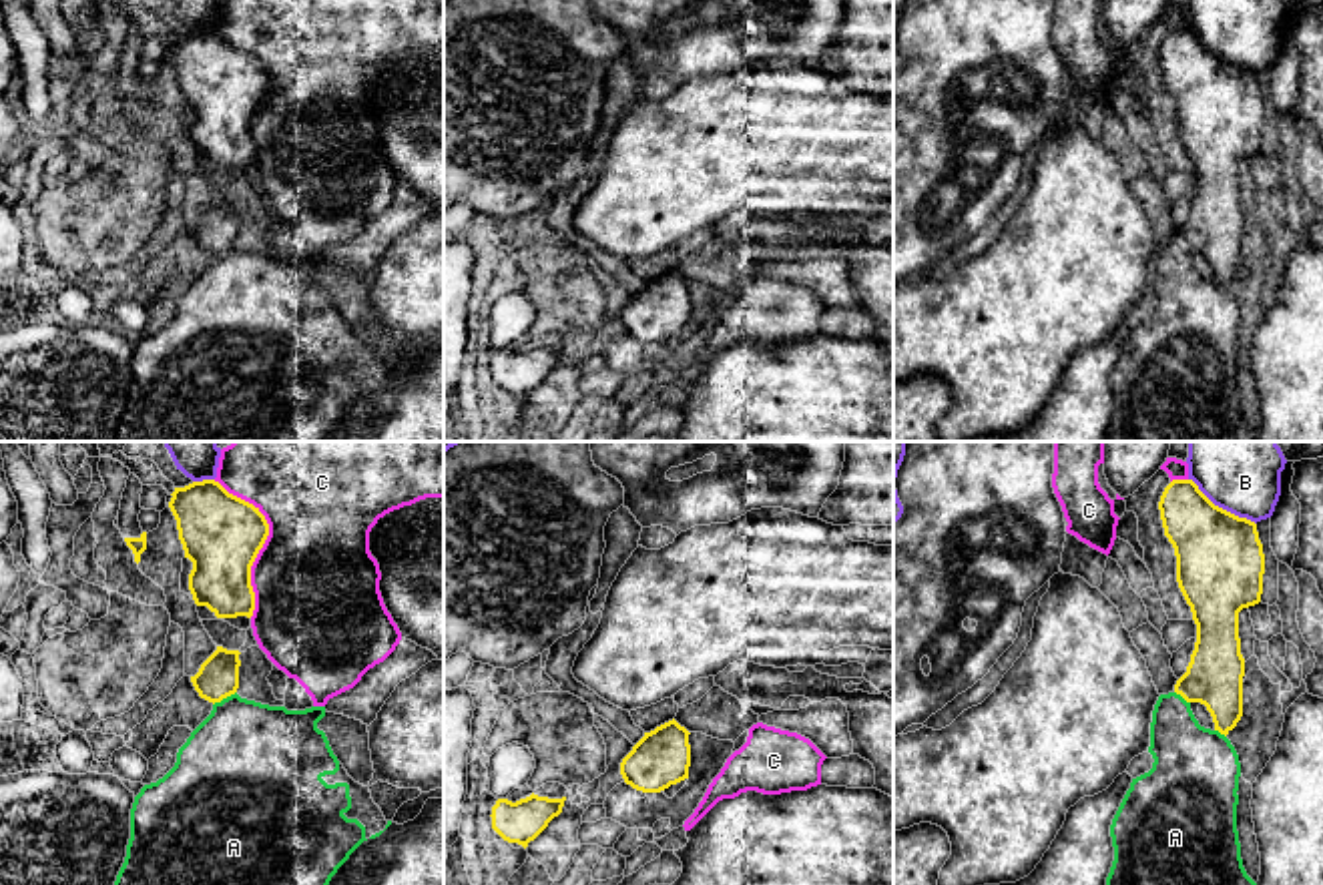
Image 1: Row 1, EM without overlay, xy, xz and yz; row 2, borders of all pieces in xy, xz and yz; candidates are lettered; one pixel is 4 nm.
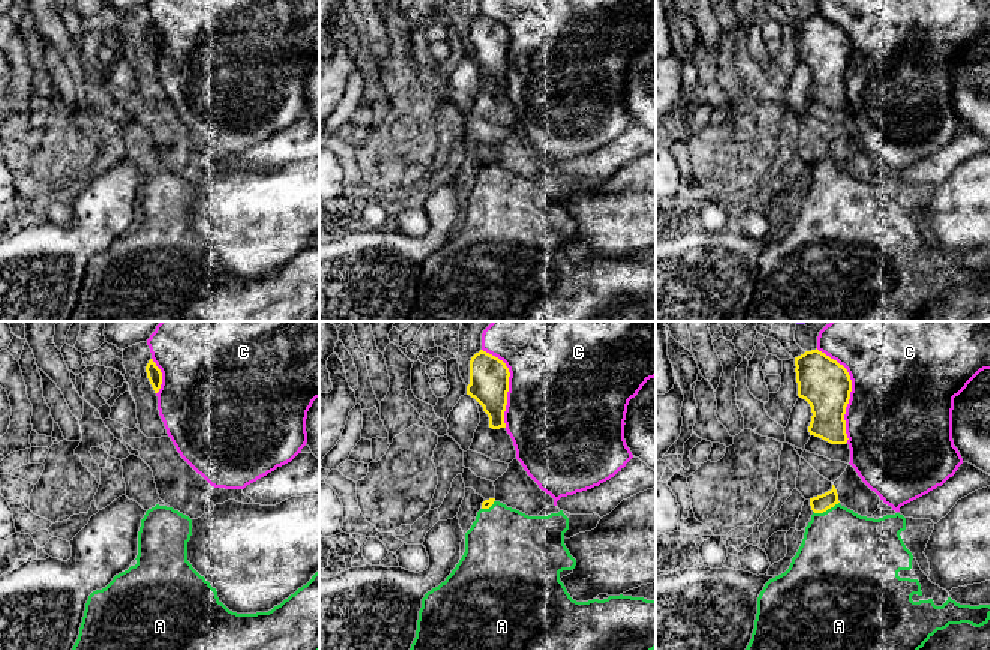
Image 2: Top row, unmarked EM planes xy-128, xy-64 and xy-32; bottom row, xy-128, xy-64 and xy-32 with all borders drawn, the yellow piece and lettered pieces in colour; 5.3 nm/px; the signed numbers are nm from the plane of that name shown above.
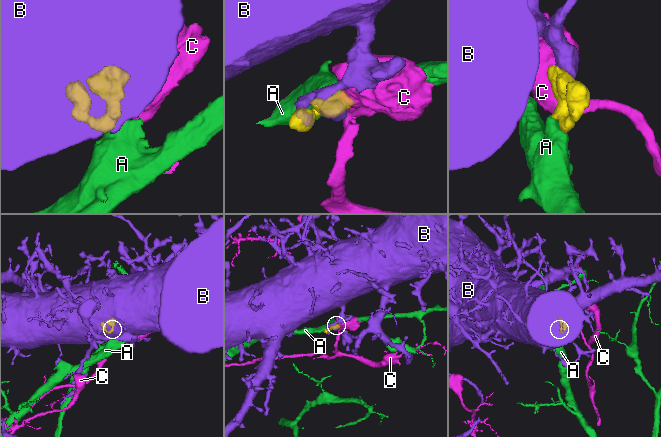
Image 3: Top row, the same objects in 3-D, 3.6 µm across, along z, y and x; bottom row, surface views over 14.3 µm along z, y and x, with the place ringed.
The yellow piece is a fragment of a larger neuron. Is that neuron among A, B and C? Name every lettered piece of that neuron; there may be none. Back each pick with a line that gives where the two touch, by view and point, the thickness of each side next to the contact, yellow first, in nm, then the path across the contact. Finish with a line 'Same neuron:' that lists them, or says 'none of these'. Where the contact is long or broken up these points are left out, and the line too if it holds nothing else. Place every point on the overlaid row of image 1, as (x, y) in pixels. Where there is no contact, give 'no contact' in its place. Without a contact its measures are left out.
A: contact xy (223, 697); calibres 160 and 440 nm
Same neuron: A

